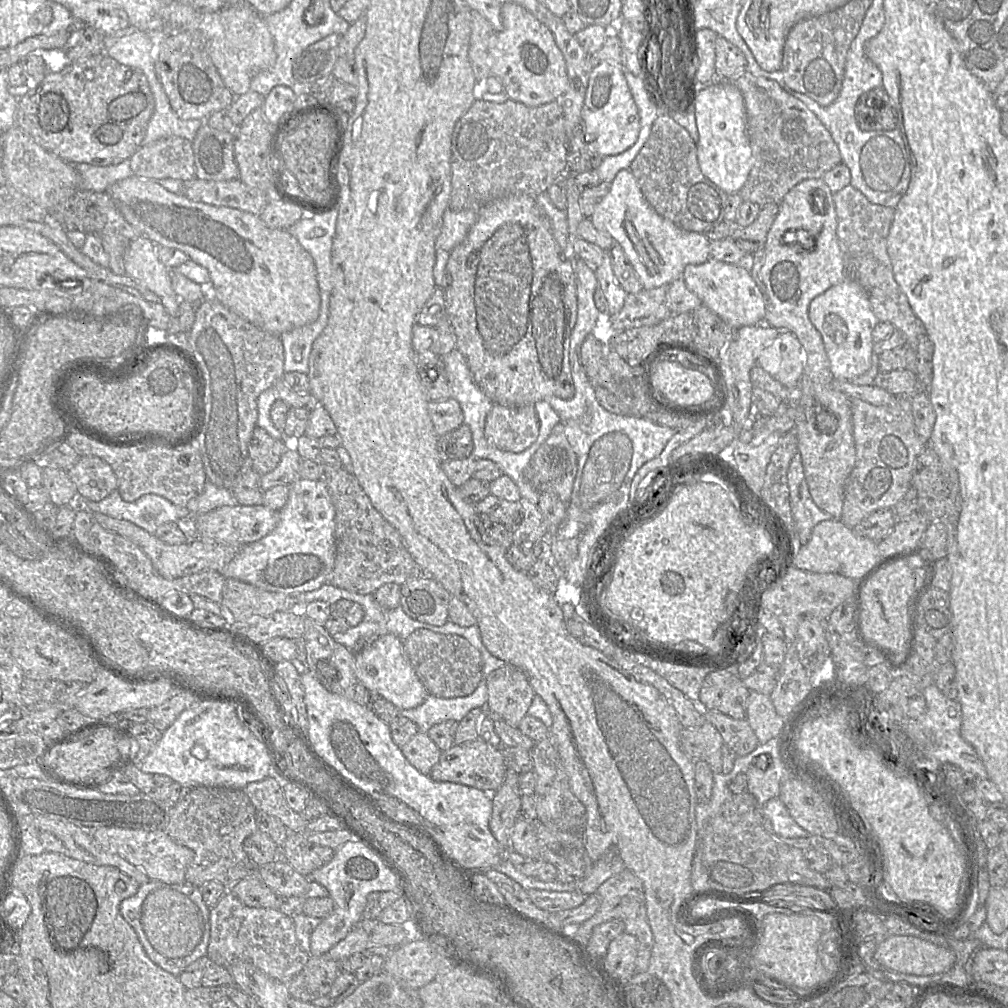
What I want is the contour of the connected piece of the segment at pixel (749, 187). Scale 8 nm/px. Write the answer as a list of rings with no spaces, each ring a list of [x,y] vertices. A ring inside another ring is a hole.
[[[749,72],[726,80],[741,92],[747,115],[747,133],[752,149],[752,168],[739,191],[745,202],[764,206],[780,204],[798,183],[822,176],[841,163],[839,149],[818,117],[800,100],[785,92],[780,85]]]

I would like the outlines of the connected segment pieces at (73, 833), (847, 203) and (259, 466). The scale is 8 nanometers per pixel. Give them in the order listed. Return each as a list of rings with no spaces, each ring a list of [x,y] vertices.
[[[34,815],[35,824],[41,831],[47,831],[60,839],[66,847],[66,854],[74,859],[95,865],[113,866],[124,872],[140,885],[150,879],[139,867],[117,854],[104,850],[92,837],[91,831],[59,819]]]
[[[850,184],[833,193],[833,202],[845,278],[856,281],[867,292],[871,309],[879,321],[891,323],[895,329],[904,334],[906,345],[909,346],[906,370],[916,374],[916,346],[920,337],[916,326],[917,317],[894,278],[892,263],[887,252],[887,237],[894,217],[894,208],[869,202]]]
[[[256,426],[248,444],[251,468],[259,475],[274,470],[283,452],[289,446],[288,441],[287,439],[275,439],[265,429]]]

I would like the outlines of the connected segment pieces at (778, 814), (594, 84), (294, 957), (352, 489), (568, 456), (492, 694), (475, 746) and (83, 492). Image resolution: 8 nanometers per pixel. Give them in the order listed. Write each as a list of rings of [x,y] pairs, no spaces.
[[[780,797],[770,799],[764,806],[760,806],[763,817],[771,821],[774,832],[777,836],[786,838],[811,837],[810,833],[799,826],[791,817]]]
[[[595,62],[589,76],[582,108],[584,143],[601,156],[617,155],[629,149],[640,132],[640,118],[624,76],[623,65],[613,62]]]
[[[229,890],[210,909],[210,940],[206,955],[212,962],[227,968],[235,960],[249,960],[284,984],[289,984],[310,958],[298,943],[292,918],[278,909],[247,906]]]
[[[323,464],[326,483],[335,509],[336,554],[329,583],[357,594],[374,594],[384,584],[402,585],[410,578],[422,577],[422,570],[406,549],[398,531],[373,507],[357,478],[343,467]]]
[[[561,423],[532,456],[524,470],[524,478],[536,490],[555,493],[567,504],[577,473],[577,456],[569,444]]]
[[[506,664],[488,675],[487,690],[484,710],[493,711],[508,725],[518,727],[535,695],[525,672]]]
[[[477,738],[441,751],[439,761],[428,775],[437,782],[459,783],[492,794],[502,785],[506,769],[507,764],[502,754],[502,748]]]
[[[80,456],[67,470],[80,500],[101,501],[117,489],[117,477],[112,467],[97,456]]]

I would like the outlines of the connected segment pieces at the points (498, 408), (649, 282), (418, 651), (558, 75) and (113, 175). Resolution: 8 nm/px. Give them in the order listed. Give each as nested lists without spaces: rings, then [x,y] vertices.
[[[494,404],[485,420],[487,441],[499,450],[519,453],[536,439],[539,421],[533,405],[508,407]]]
[[[629,169],[617,173],[607,195],[595,205],[590,220],[597,230],[608,233],[621,245],[645,290],[668,286],[682,279],[687,265],[701,264],[711,258],[711,241],[706,235],[684,230],[659,215],[645,199]]]
[[[417,629],[402,643],[417,677],[429,694],[441,698],[464,697],[470,695],[481,681],[483,674],[481,653],[461,636]]]
[[[514,2],[501,4],[504,29],[490,41],[491,74],[499,79],[509,99],[537,107],[560,99],[567,89],[566,63],[552,32],[527,9]]]
[[[129,159],[111,166],[93,166],[86,163],[72,165],[80,175],[81,190],[105,192],[114,183],[132,176]]]

